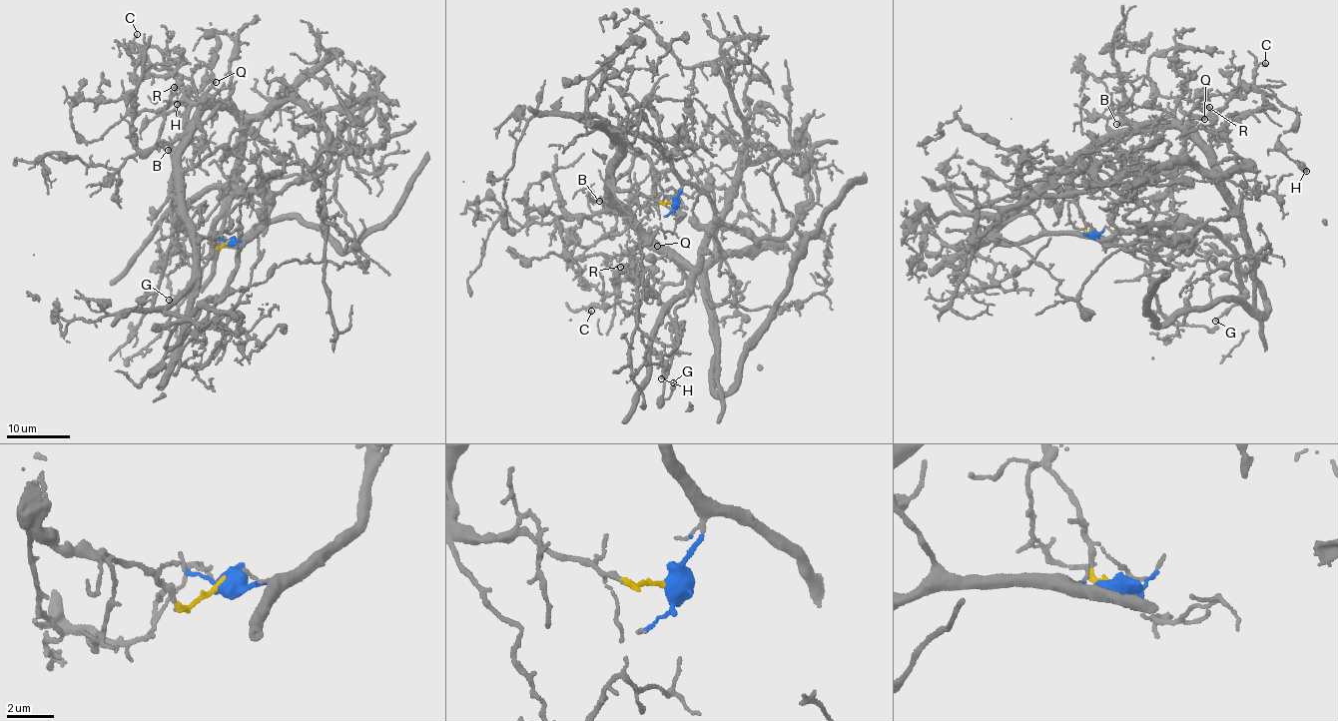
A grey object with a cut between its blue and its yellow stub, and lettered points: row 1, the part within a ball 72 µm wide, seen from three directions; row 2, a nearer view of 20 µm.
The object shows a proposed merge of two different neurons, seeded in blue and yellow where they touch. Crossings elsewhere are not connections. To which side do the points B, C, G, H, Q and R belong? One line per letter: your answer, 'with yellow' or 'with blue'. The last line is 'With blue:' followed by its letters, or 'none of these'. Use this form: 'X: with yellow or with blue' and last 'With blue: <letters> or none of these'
B: with yellow
C: with yellow
G: with blue
H: with yellow
Q: with yellow
R: with yellow
With blue: G

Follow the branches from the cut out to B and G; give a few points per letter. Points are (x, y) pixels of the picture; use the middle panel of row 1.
B: (672, 203), (645, 197), (634, 189), (614, 186), (611, 175), (606, 205), (617, 209), (607, 211), (599, 201)
G: (672, 203), (691, 184), (713, 205), (714, 232), (687, 302), (676, 309), (679, 335), (663, 399), (672, 381)

